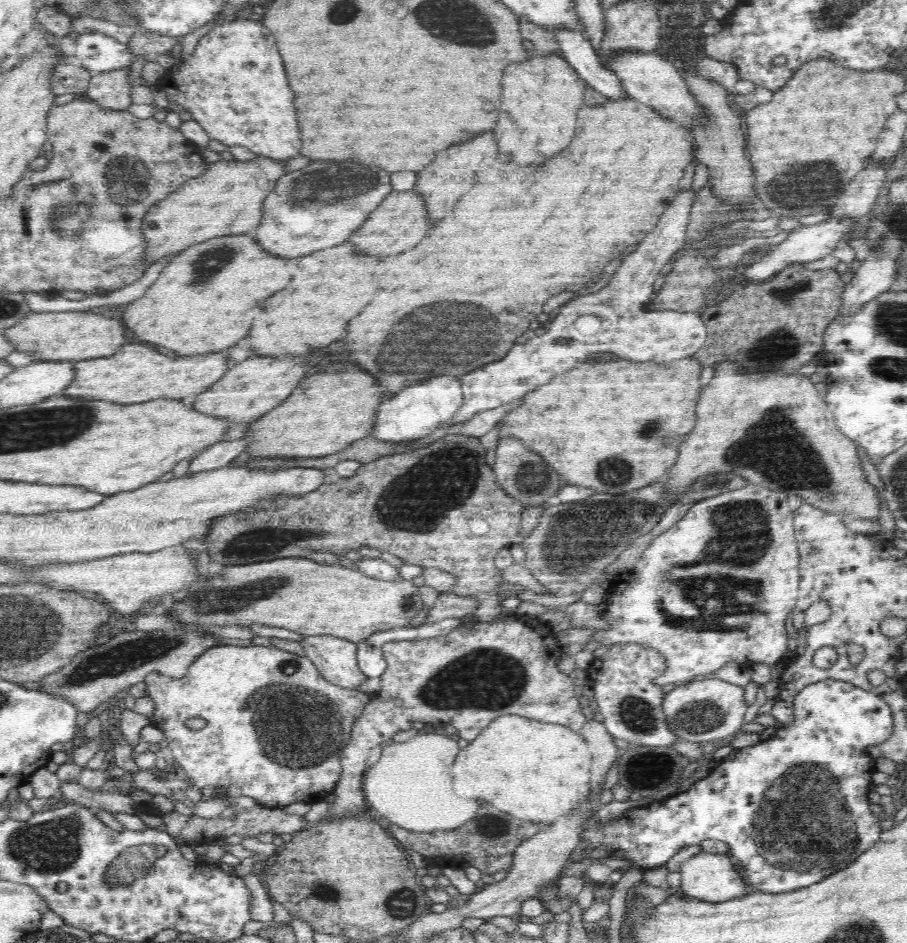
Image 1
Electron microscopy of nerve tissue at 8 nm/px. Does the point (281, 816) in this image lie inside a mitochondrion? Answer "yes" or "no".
no

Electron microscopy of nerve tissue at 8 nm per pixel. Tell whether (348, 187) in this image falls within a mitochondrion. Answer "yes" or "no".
yes

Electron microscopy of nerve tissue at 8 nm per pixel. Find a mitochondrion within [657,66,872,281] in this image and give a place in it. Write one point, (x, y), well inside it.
(803, 180)

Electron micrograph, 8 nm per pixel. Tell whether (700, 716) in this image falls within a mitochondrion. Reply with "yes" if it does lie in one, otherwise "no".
yes

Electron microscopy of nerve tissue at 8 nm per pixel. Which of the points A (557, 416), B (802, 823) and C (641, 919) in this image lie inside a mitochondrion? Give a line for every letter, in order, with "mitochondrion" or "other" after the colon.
A: other
B: mitochondrion
C: other

